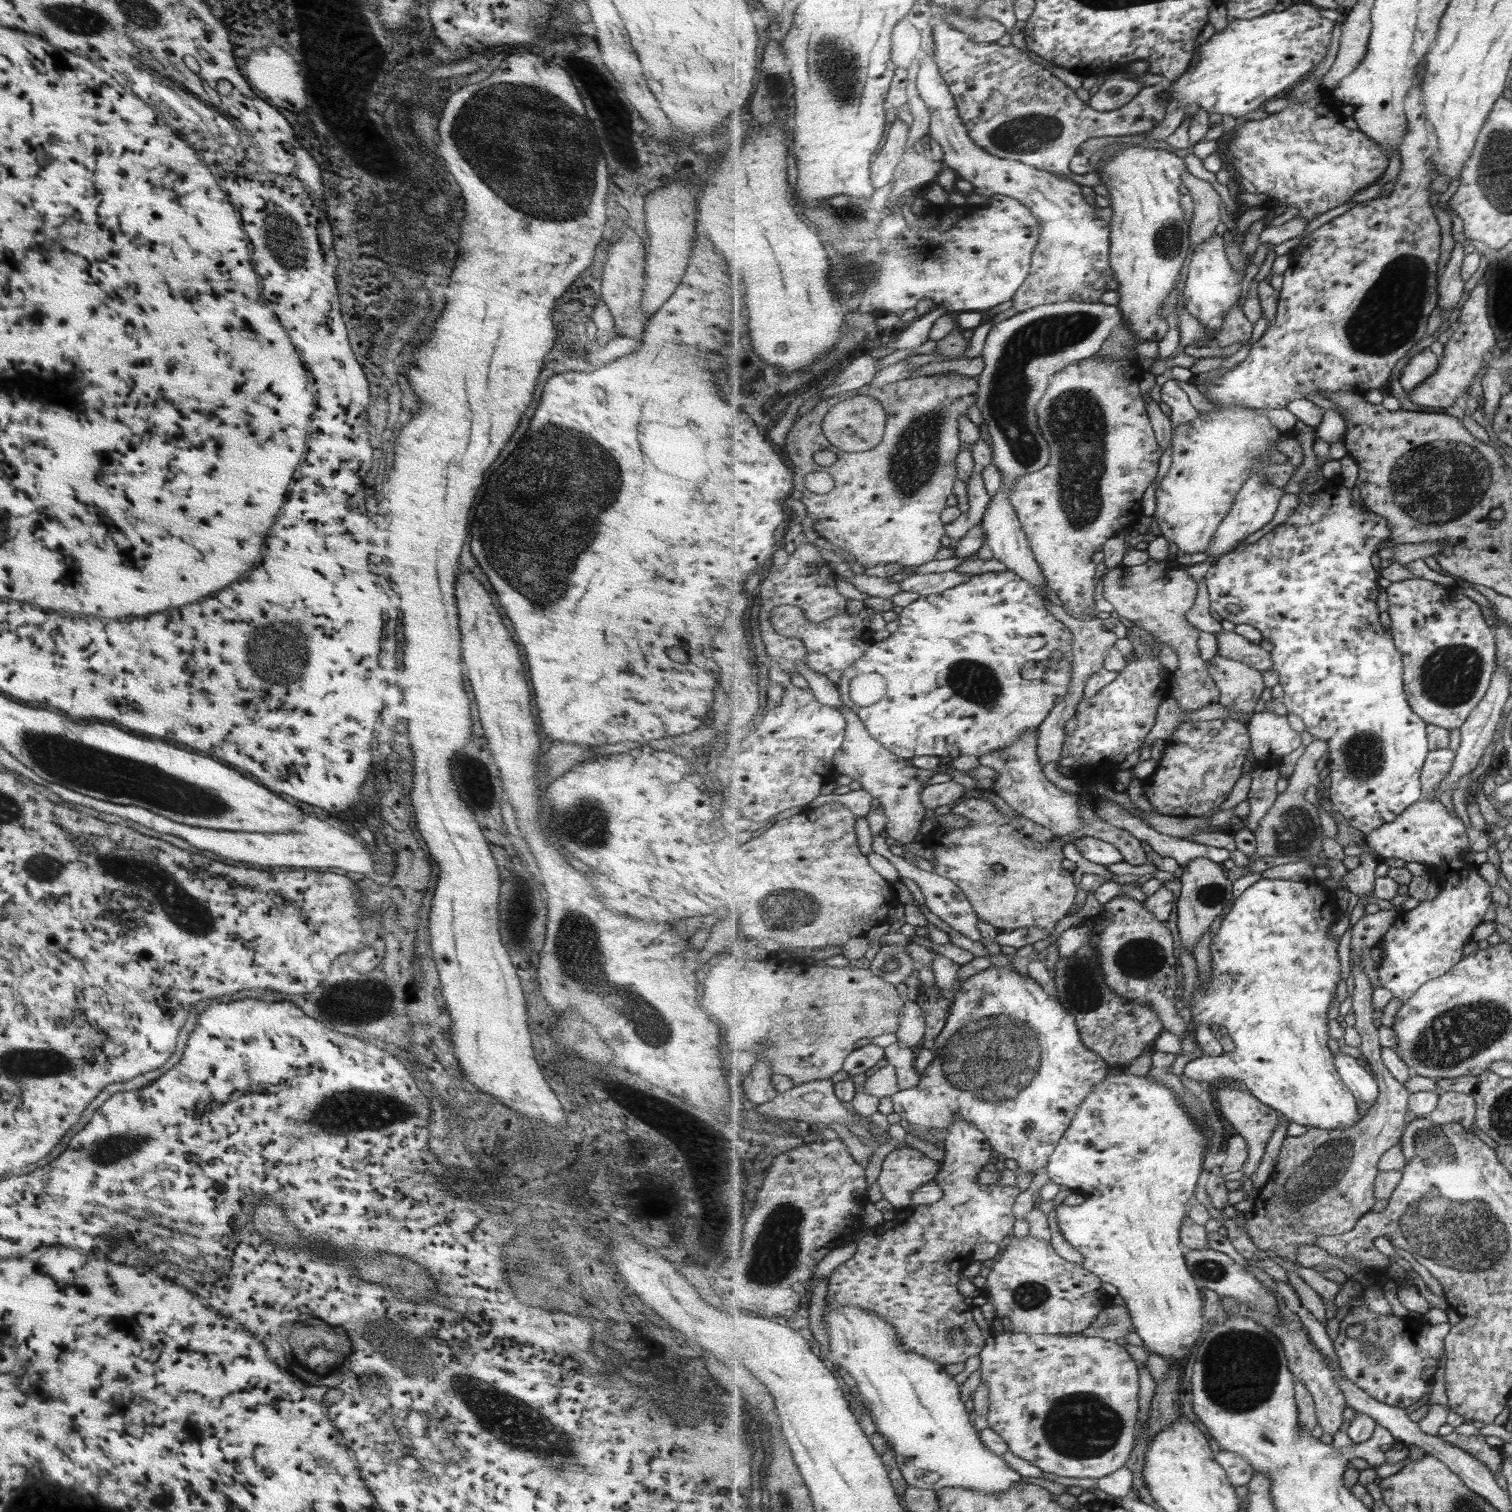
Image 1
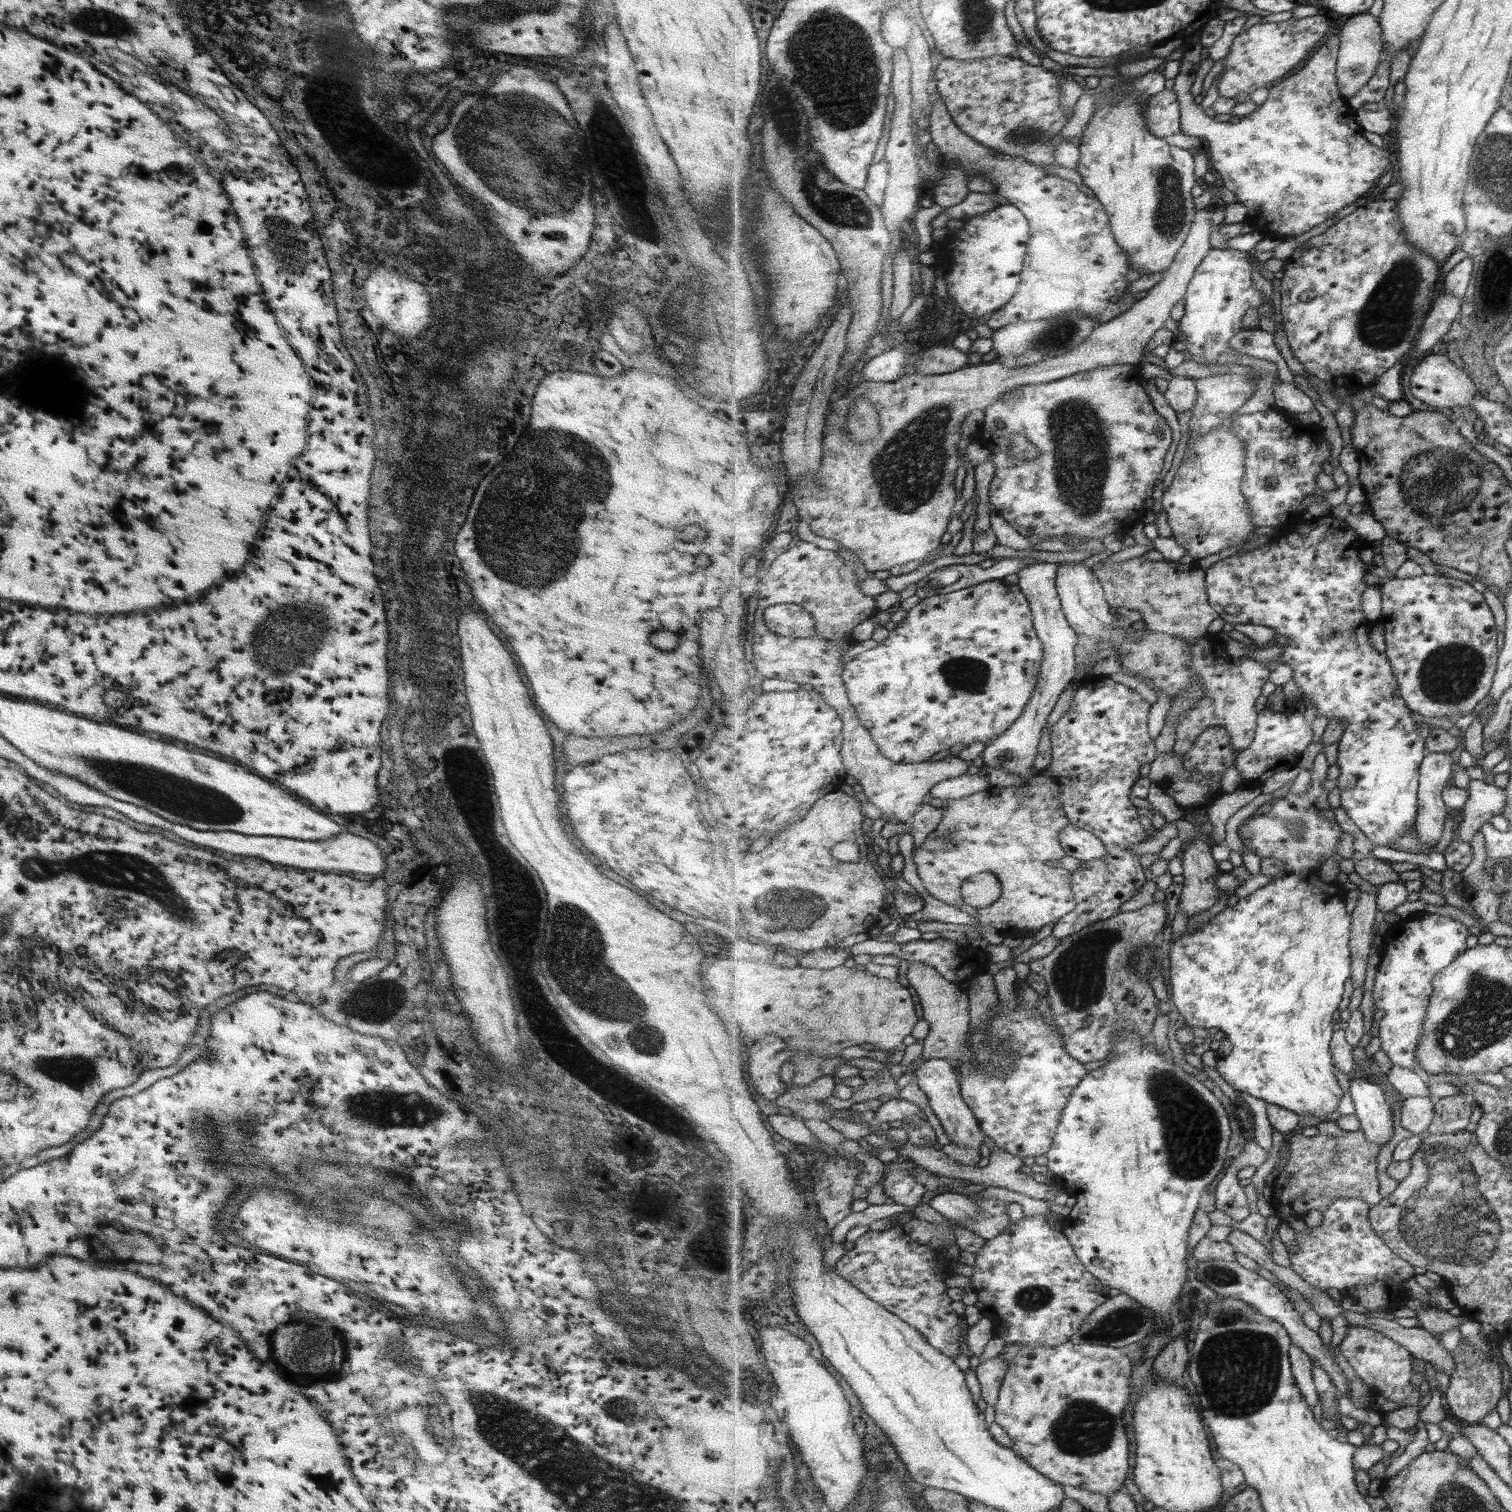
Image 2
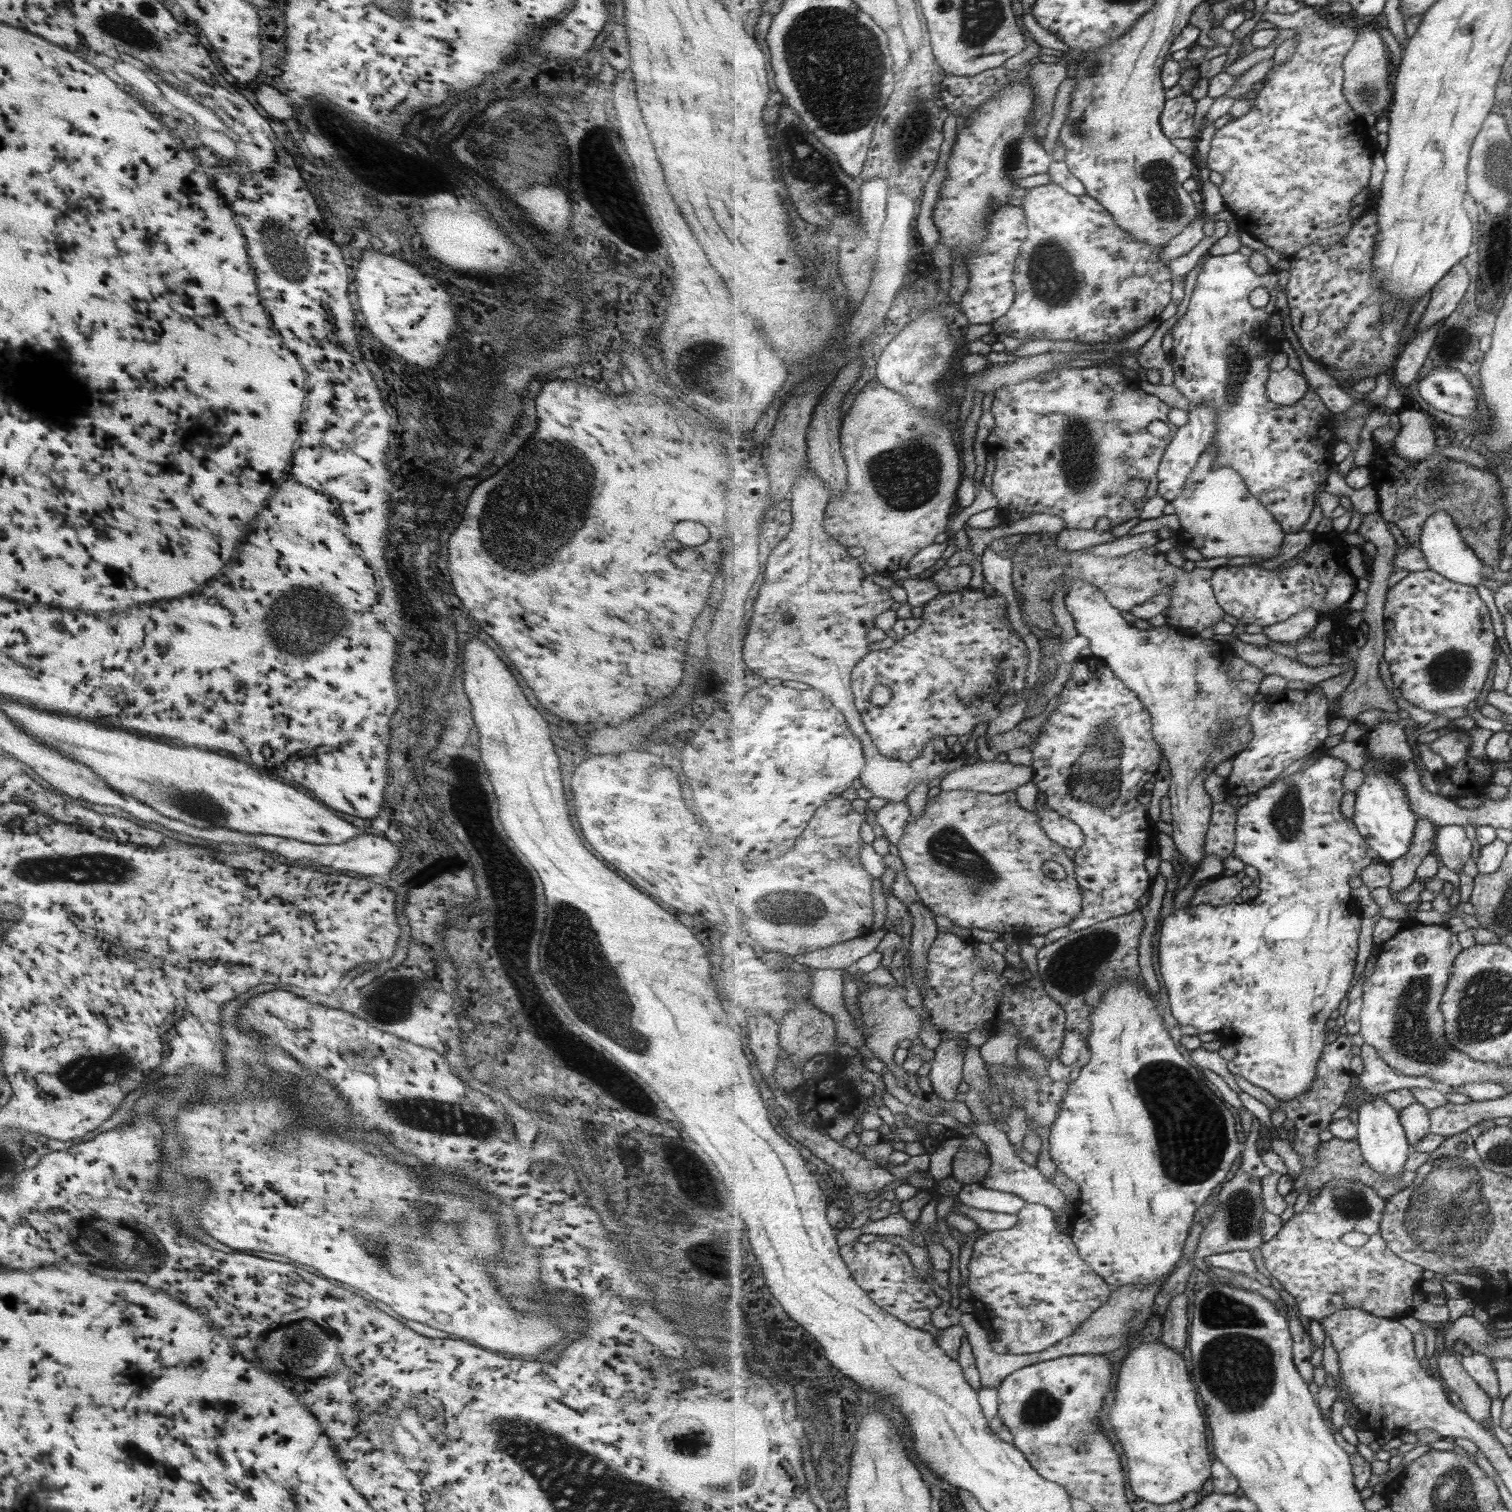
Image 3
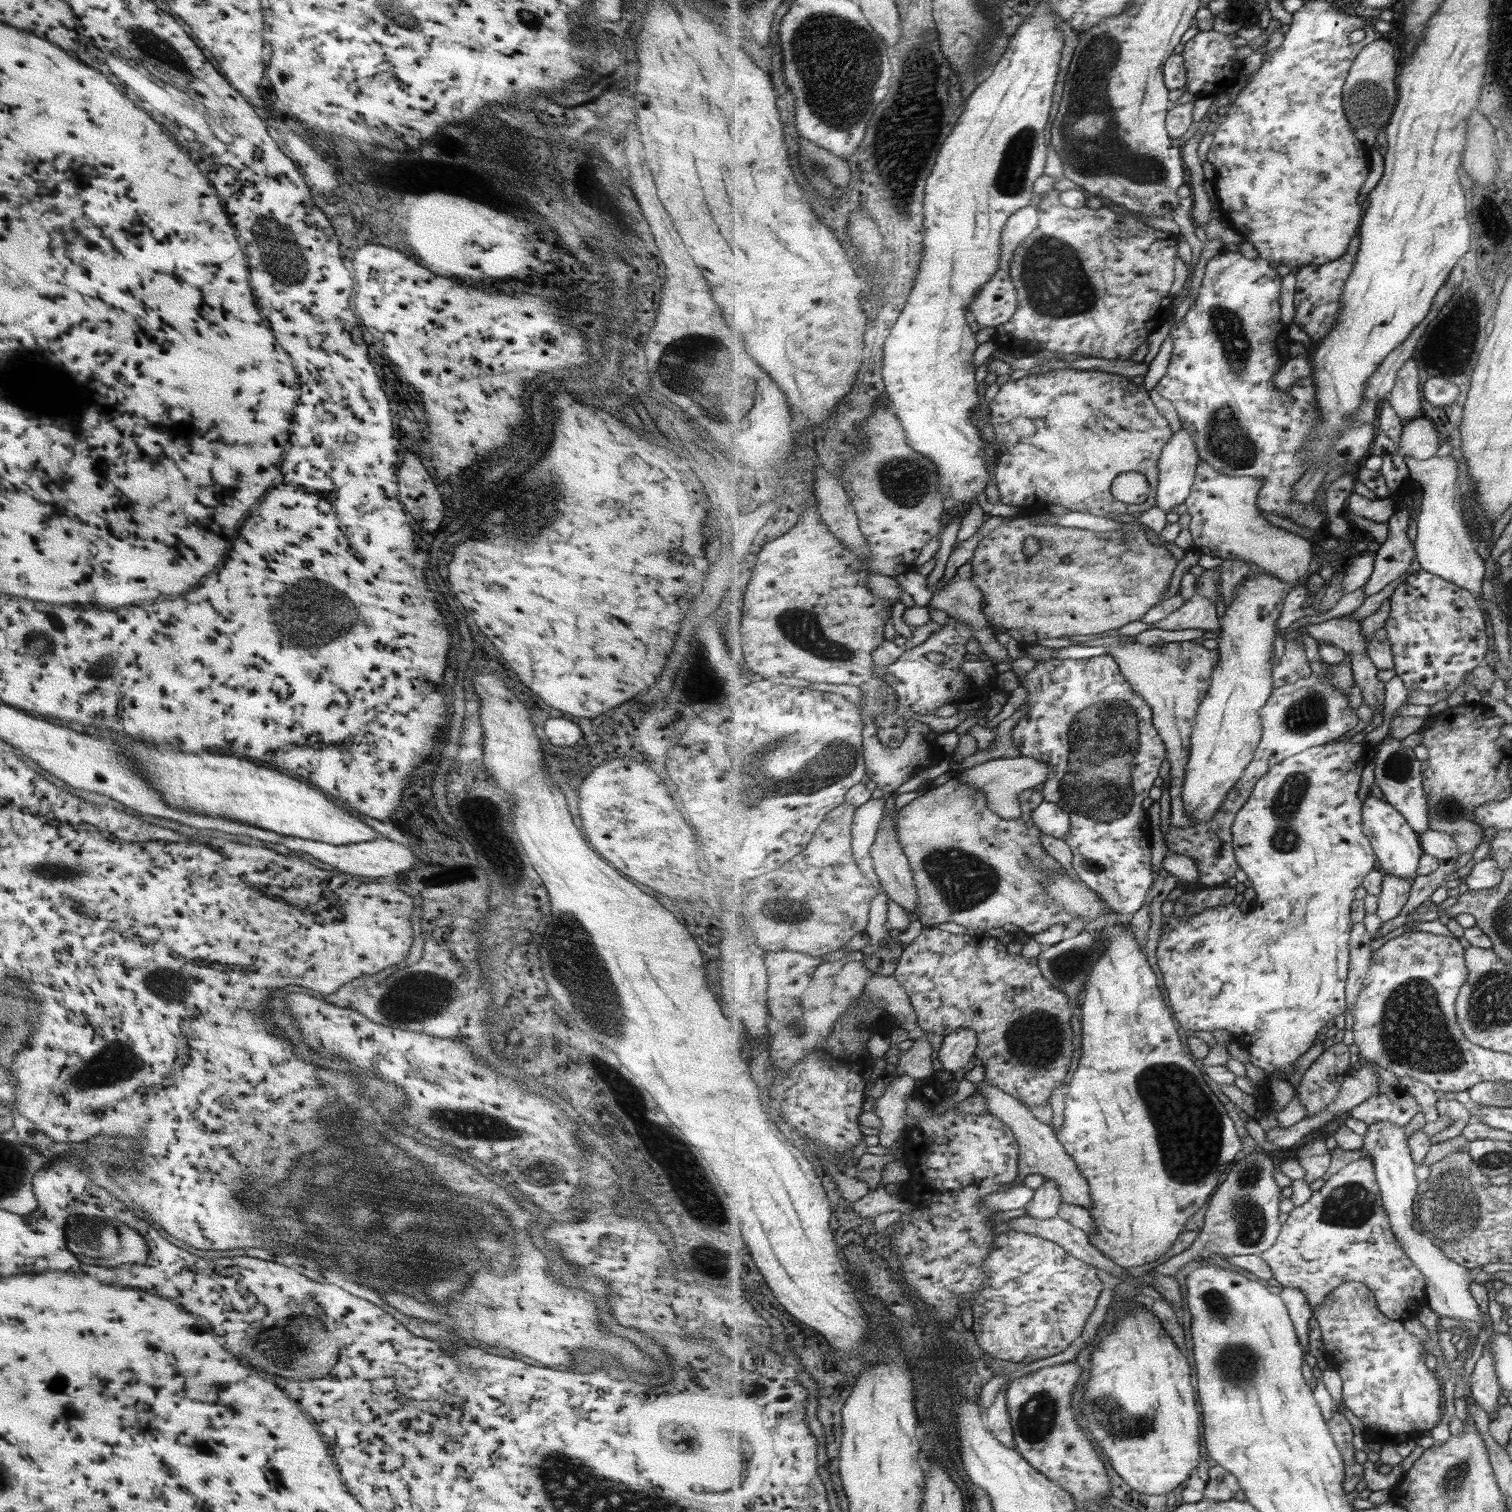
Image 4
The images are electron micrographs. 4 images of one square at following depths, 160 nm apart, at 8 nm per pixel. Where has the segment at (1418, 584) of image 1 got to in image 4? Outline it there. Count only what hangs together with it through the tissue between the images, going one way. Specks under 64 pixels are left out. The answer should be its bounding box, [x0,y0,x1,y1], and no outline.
[1387,569,1489,694]

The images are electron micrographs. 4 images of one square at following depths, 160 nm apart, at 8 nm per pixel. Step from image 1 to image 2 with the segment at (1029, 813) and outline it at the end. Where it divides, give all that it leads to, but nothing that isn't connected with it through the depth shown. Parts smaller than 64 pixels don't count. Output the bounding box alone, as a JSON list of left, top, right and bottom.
[979,562,1079,786]

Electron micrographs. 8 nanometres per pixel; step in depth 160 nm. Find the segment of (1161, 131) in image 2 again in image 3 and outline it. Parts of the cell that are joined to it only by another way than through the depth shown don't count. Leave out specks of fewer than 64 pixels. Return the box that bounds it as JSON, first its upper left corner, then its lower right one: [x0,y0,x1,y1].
[1160,95,1203,139]

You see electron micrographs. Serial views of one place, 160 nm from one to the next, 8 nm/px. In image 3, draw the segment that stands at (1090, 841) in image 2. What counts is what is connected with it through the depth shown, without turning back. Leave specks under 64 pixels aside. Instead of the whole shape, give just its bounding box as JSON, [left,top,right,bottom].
[1029,801,1087,852]

